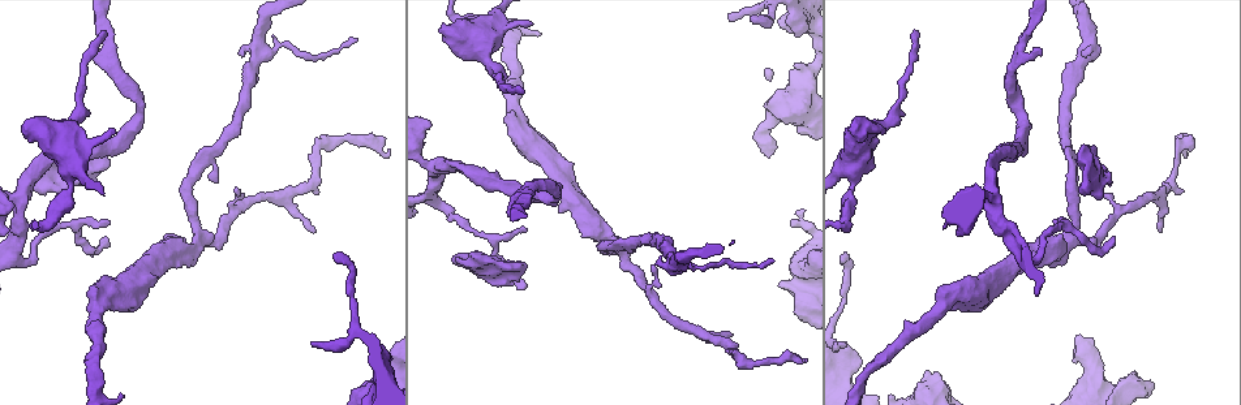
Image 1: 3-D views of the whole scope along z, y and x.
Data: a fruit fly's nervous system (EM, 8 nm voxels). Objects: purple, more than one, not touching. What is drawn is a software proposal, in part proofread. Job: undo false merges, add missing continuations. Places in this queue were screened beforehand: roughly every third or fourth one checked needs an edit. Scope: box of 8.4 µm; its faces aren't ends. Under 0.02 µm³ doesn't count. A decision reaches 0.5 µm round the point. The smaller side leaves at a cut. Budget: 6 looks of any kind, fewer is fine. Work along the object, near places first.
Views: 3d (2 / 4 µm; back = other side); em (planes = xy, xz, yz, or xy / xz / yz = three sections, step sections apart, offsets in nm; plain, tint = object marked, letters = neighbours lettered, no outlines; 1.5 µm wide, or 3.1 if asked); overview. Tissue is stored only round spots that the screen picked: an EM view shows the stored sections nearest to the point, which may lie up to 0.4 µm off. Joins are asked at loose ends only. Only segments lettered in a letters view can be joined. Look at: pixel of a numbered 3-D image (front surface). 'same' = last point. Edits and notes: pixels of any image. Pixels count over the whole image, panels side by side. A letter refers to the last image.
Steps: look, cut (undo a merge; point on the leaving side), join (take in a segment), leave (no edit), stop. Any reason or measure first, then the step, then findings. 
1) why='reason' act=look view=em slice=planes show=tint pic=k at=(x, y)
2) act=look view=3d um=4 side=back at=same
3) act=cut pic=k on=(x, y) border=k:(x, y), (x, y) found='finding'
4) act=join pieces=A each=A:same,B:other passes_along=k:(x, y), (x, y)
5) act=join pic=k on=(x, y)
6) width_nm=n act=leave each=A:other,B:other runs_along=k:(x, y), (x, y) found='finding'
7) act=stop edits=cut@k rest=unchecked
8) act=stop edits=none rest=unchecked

why='an open end' act=look view=em slice=yz step=8 show=tint pic=1 at=(1159, 228)

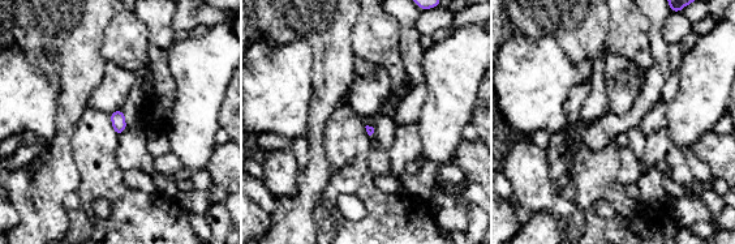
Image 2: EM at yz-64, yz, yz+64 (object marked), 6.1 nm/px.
why='cut it another way' act=look view=em slice=planes show=letters at=same

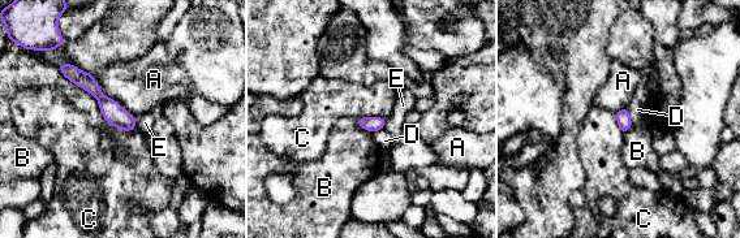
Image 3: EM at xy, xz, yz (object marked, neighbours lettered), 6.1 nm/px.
act=leave each=A:other,B:other,C:other,D:other,E:other runs_along=3:(64, 69), (84, 79), (132, 125) found='no lettered segment goes on from it'

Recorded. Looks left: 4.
why='thin end' act=look view=em slice=xy step=4 show=tint pic=1 at=(108, 221)

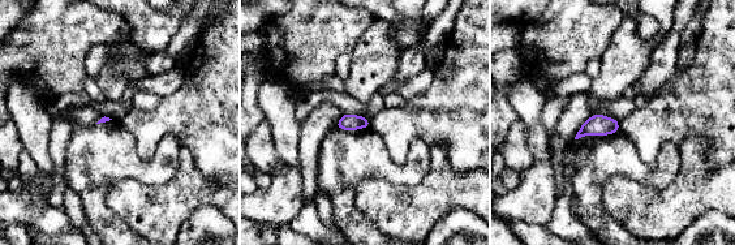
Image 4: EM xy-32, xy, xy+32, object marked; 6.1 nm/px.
act=look view=em slice=planes show=letters at=same

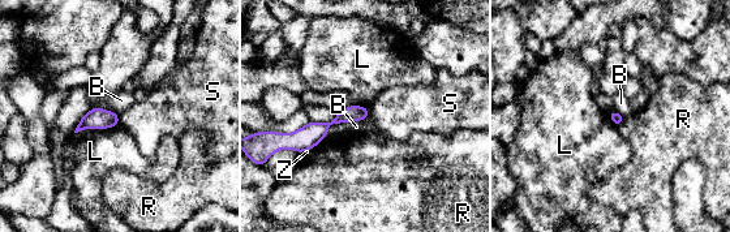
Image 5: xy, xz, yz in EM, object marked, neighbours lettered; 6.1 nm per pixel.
act=leave each=B:other,L:other,R:other,S:other,Z:other border=5:(369, 115), (334, 123), (326, 134) found='none of them fits'

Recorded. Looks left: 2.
why='end of a long branch' act=look view=em slice=planes show=letters pic=1 at=(916, 30)

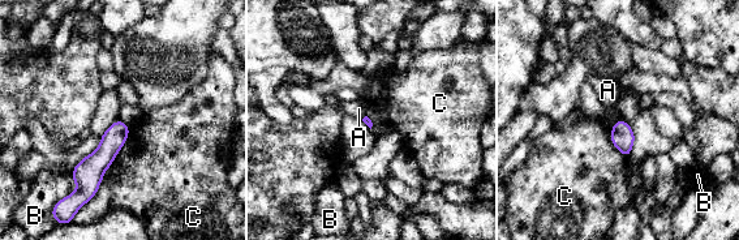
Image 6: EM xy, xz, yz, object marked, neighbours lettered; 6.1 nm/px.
longest_contact=C:300nm act=leave each=A:other,B:other,C:other found='no lettered segment goes on from it'

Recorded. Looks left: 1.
act=stop edits=none rest=unchecked

